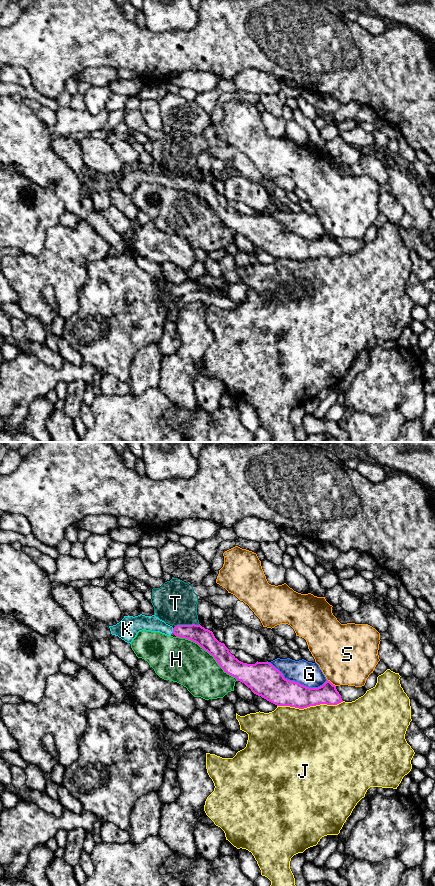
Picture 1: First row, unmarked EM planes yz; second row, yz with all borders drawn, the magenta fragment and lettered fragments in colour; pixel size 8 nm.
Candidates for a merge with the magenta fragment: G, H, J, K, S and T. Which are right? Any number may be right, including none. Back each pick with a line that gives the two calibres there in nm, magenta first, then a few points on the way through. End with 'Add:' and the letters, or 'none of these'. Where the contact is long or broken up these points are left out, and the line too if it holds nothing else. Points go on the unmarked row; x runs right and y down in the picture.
K: calibres 150 and 130 nm; way yz (203, 189), (193, 184), (173, 182), (167, 182), (152, 175)
Add: K

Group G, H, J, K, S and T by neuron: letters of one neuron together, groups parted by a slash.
G / H / J / K / S / T

